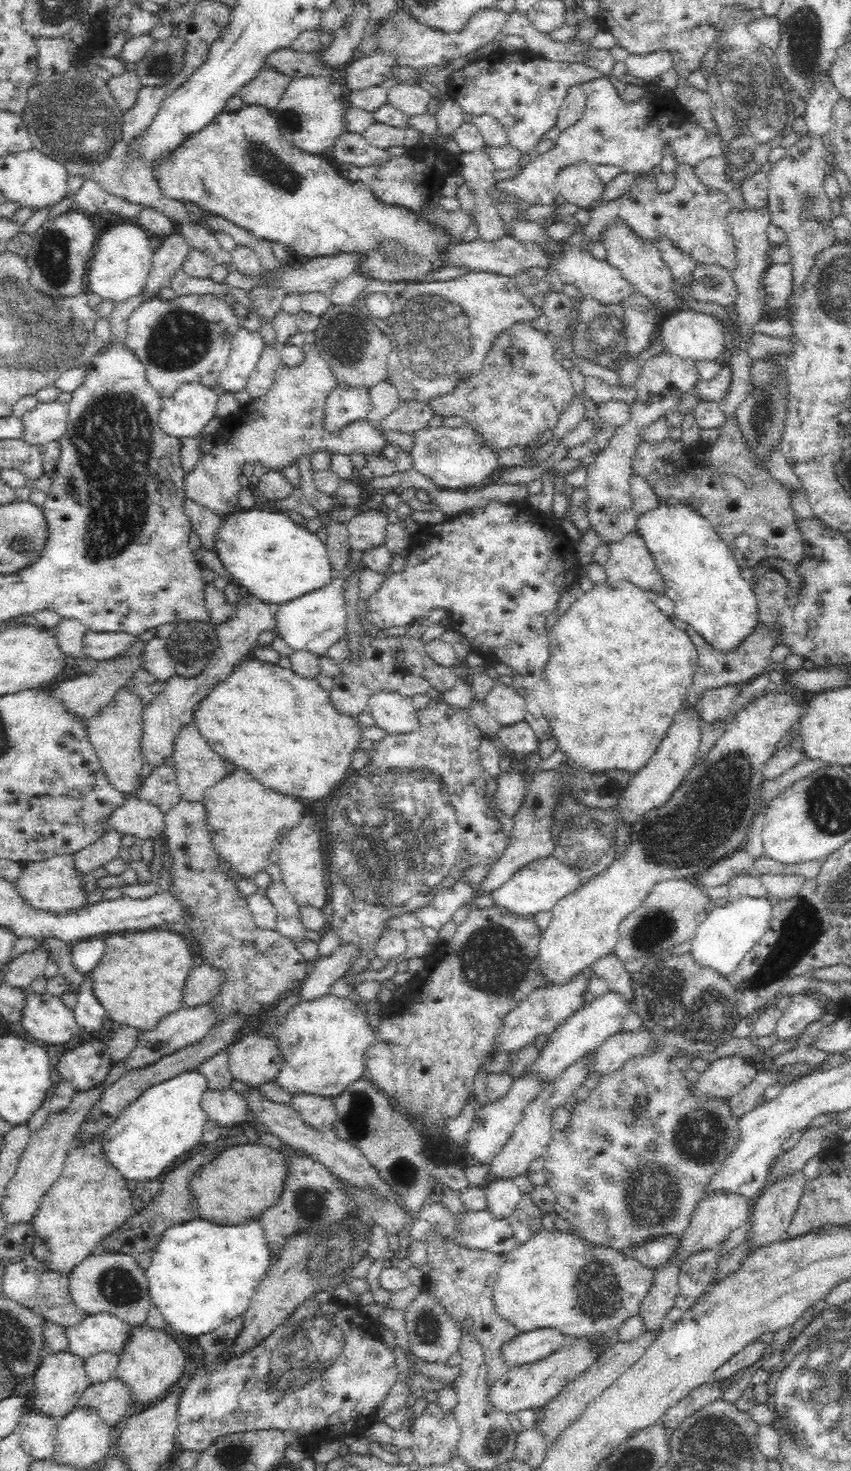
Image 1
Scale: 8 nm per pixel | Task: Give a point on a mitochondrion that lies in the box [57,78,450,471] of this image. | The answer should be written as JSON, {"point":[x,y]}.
{"point":[181,339]}

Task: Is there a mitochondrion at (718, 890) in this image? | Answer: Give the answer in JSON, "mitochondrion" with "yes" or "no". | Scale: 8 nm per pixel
{"mitochondrion":"no"}

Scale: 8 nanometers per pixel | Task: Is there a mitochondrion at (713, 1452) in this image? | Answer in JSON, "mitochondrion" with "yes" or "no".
{"mitochondrion":"yes"}

